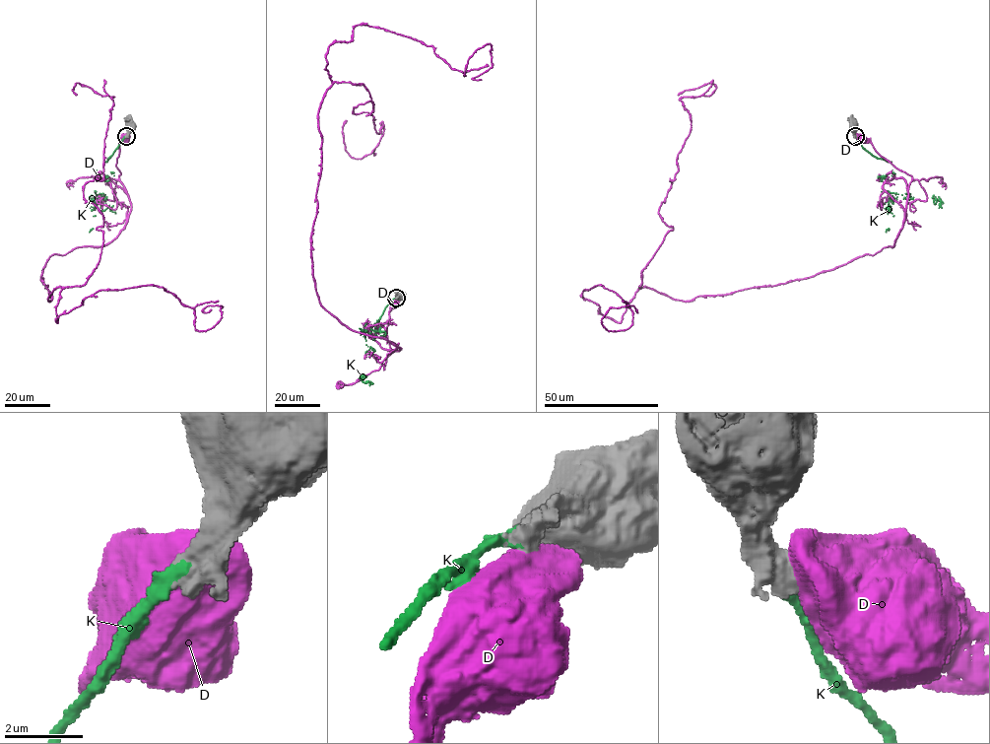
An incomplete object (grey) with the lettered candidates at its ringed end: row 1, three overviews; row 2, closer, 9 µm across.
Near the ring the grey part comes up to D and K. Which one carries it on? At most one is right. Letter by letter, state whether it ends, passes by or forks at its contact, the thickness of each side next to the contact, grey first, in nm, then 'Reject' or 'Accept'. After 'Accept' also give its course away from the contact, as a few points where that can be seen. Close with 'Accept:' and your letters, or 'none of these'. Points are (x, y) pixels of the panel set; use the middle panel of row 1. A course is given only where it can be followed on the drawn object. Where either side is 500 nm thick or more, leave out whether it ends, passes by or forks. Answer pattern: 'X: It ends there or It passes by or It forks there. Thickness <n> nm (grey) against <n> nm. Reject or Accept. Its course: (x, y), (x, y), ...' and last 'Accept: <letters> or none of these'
D: Thickness 500 nm (grey) against 950 nm. Reject
K: Thickness 500 nm (grey) against 400 nm. Accept. Its course: (396, 299), (386, 306), (376, 331), (374, 324), (366, 323), (363, 331), (373, 352), (362, 378), (372, 384)
Accept: K

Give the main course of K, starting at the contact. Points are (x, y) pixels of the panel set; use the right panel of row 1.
K: (856, 136), (864, 148), (889, 163), (881, 191), (906, 199), (936, 198), (942, 208)

